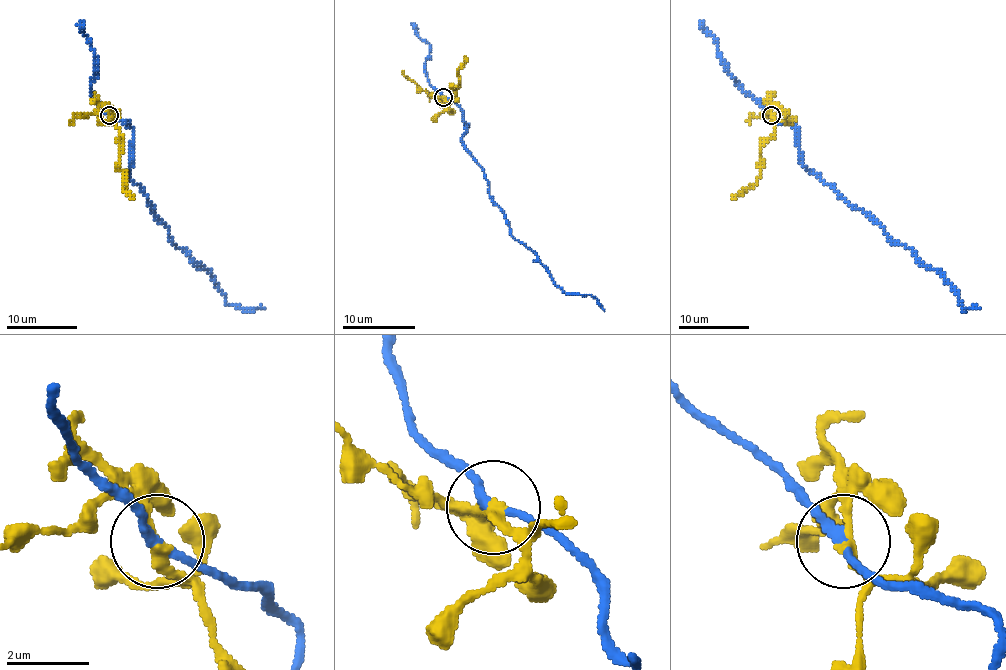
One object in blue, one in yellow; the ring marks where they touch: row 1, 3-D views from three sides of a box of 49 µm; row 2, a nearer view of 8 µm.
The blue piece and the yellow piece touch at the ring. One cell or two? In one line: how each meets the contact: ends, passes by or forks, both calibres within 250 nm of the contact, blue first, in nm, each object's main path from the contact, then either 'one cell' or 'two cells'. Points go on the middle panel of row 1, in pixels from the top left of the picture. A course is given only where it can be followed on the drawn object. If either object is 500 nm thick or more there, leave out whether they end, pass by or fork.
blue passes by; yellow passes by; calibres 200 and 240 nm; course blue (444, 98), (462, 110), (462, 145), (489, 183), (489, 198), (509, 233), (566, 293), (591, 295), (604, 311); course yellow (444, 98), (447, 101), (453, 100), (453, 87), (458, 85), (458, 70), (466, 56); two cells

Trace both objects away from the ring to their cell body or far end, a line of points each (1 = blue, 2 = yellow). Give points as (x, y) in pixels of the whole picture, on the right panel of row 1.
1: (772, 114), (796, 130), (798, 157), (809, 171), (942, 275), (963, 309), (979, 309)
2: (772, 114), (775, 121), (773, 135), (761, 148), (759, 178), (731, 198)

